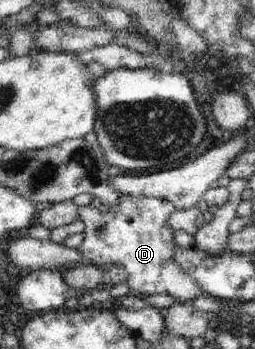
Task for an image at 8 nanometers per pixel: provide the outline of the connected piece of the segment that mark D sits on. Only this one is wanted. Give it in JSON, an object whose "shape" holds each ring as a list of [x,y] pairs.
{"shape":[[[120,194],[117,204],[110,206],[106,213],[101,213],[90,204],[78,207],[79,218],[85,224],[84,239],[78,250],[86,261],[96,265],[121,265],[127,273],[126,282],[131,291],[138,294],[166,294],[175,297],[179,303],[189,303],[202,291],[196,280],[184,271],[182,266],[174,262],[177,245],[174,244],[175,231],[167,225],[169,216],[177,209],[172,201],[166,198],[144,197]]]}

